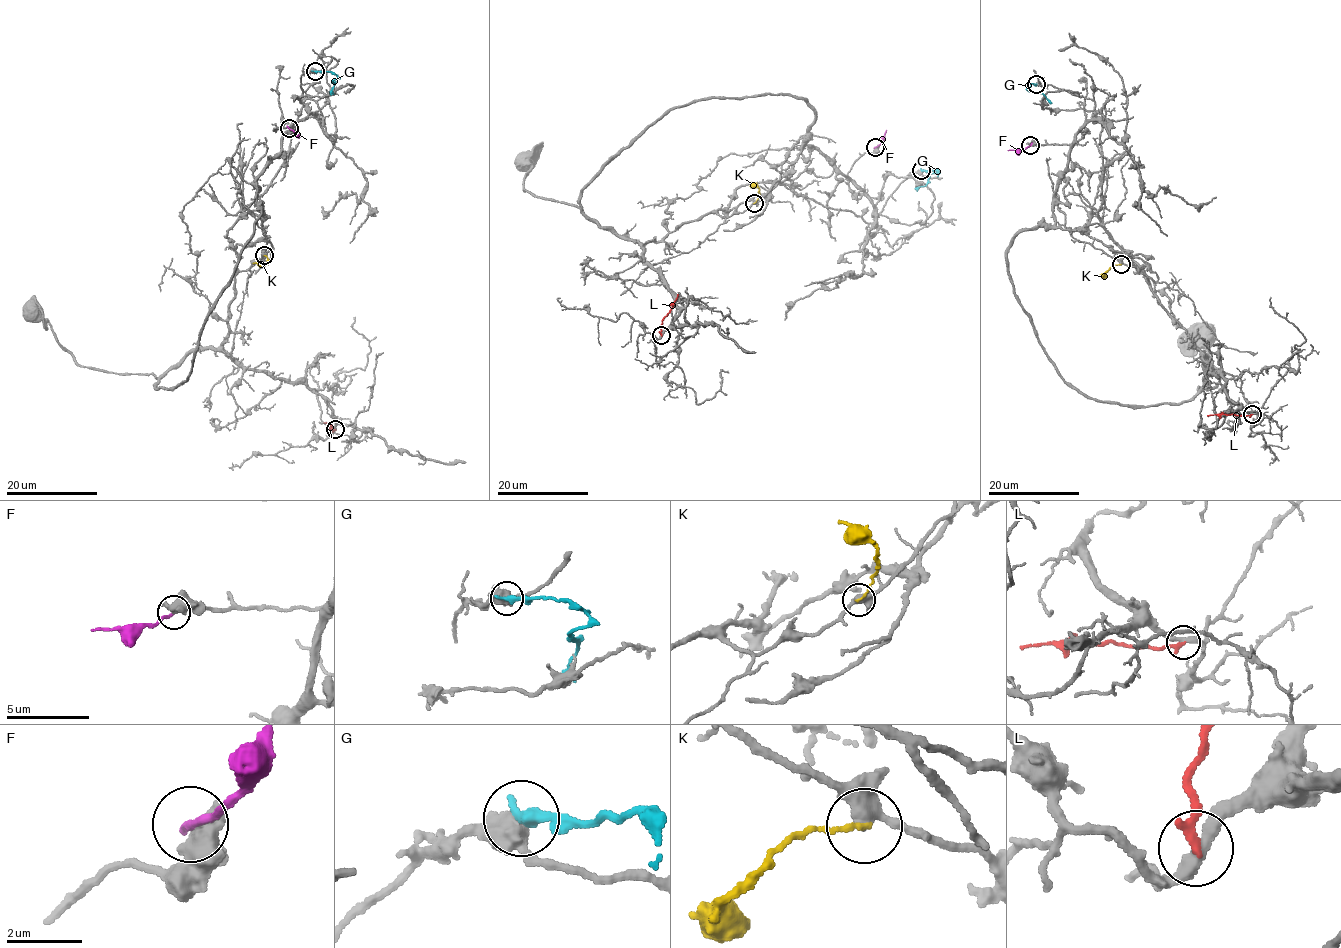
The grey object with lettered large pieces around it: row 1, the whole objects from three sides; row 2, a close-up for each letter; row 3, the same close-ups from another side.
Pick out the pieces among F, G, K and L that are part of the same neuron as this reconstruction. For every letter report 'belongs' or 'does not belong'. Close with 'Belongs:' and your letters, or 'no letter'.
F: does not belong
G: does not belong
K: belongs
L: does not belong
Belongs: K

